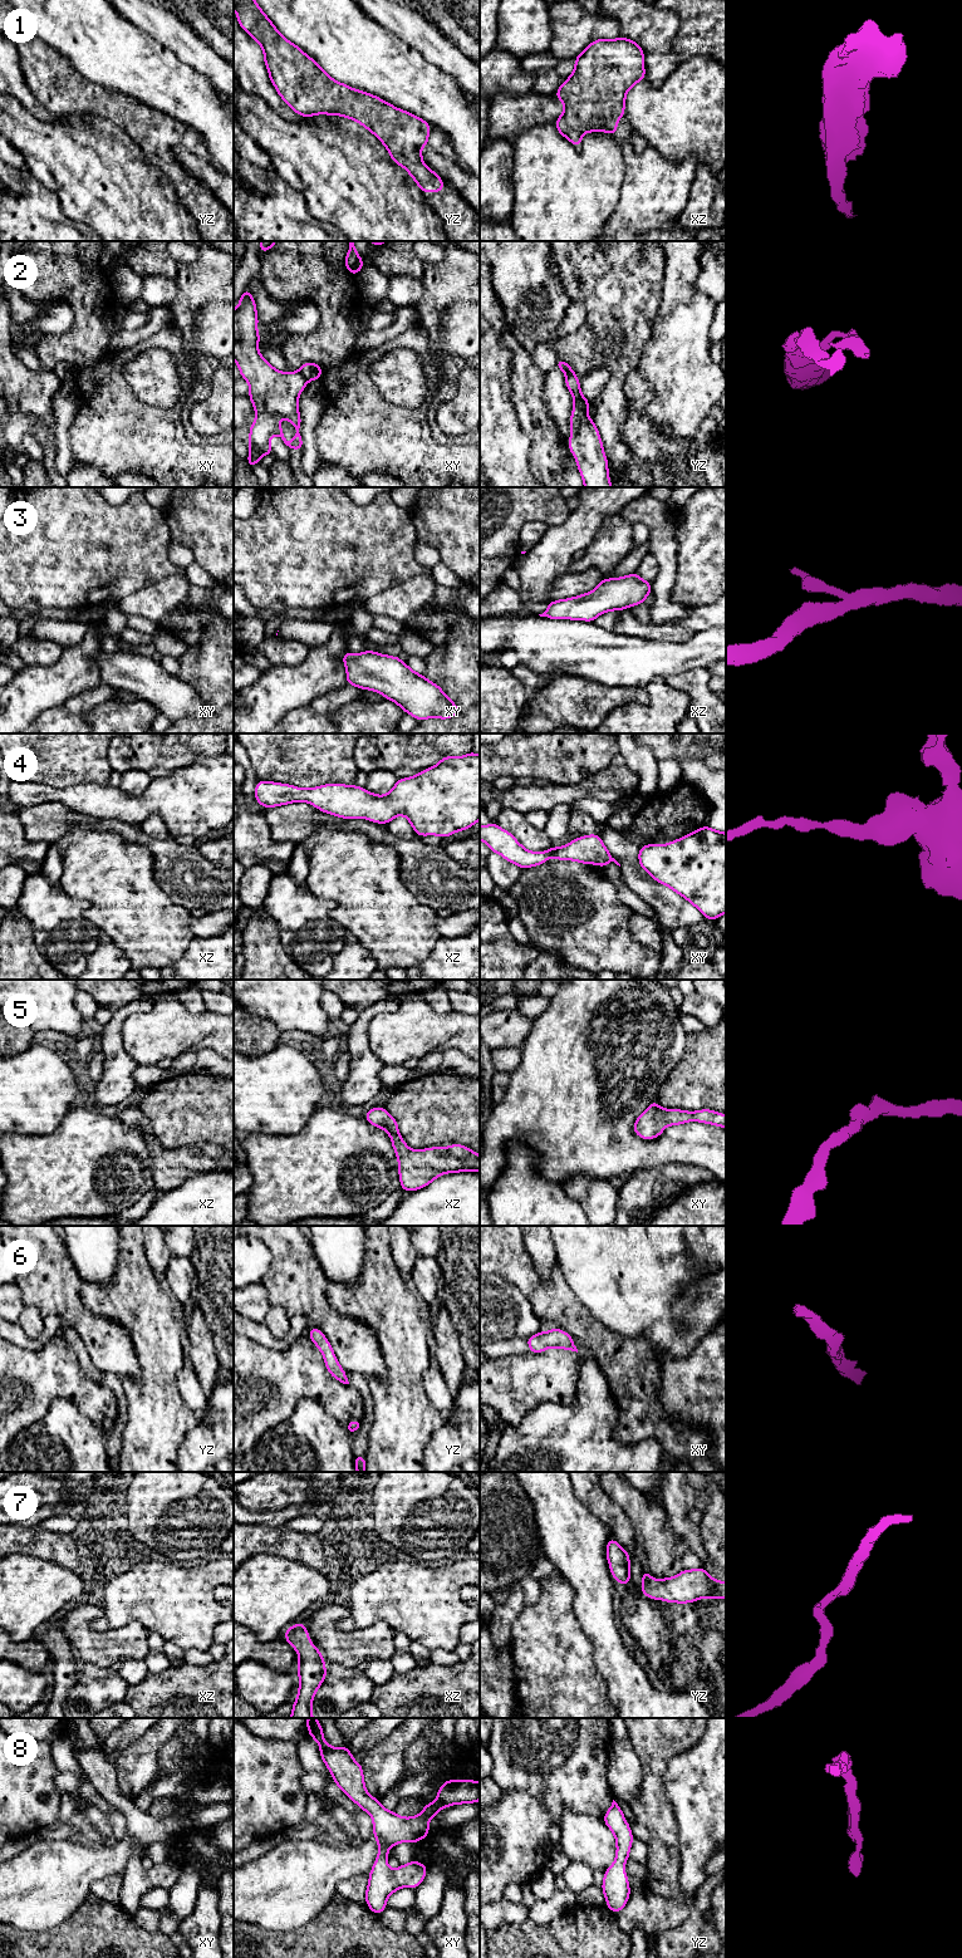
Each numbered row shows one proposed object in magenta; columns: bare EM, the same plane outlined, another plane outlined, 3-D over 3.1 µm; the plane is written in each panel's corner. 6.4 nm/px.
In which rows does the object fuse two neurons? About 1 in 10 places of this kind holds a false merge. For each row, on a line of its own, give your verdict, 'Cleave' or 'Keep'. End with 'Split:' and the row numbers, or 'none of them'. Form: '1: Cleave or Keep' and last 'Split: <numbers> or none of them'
1: Keep
2: Cleave
3: Keep
4: Keep
5: Keep
6: Keep
7: Keep
8: Keep
Split: 2

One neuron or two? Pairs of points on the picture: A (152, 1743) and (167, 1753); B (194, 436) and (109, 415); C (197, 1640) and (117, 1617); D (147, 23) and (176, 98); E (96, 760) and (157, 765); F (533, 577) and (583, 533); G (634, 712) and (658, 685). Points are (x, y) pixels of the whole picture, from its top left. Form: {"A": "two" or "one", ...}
{"A": "two", "B": "two", "C": "one", "D": "two", "E": "two", "F": "one", "G": "one"}

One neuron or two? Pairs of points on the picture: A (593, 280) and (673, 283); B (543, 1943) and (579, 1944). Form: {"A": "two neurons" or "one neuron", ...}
{"A": "two neurons", "B": "one neuron"}

